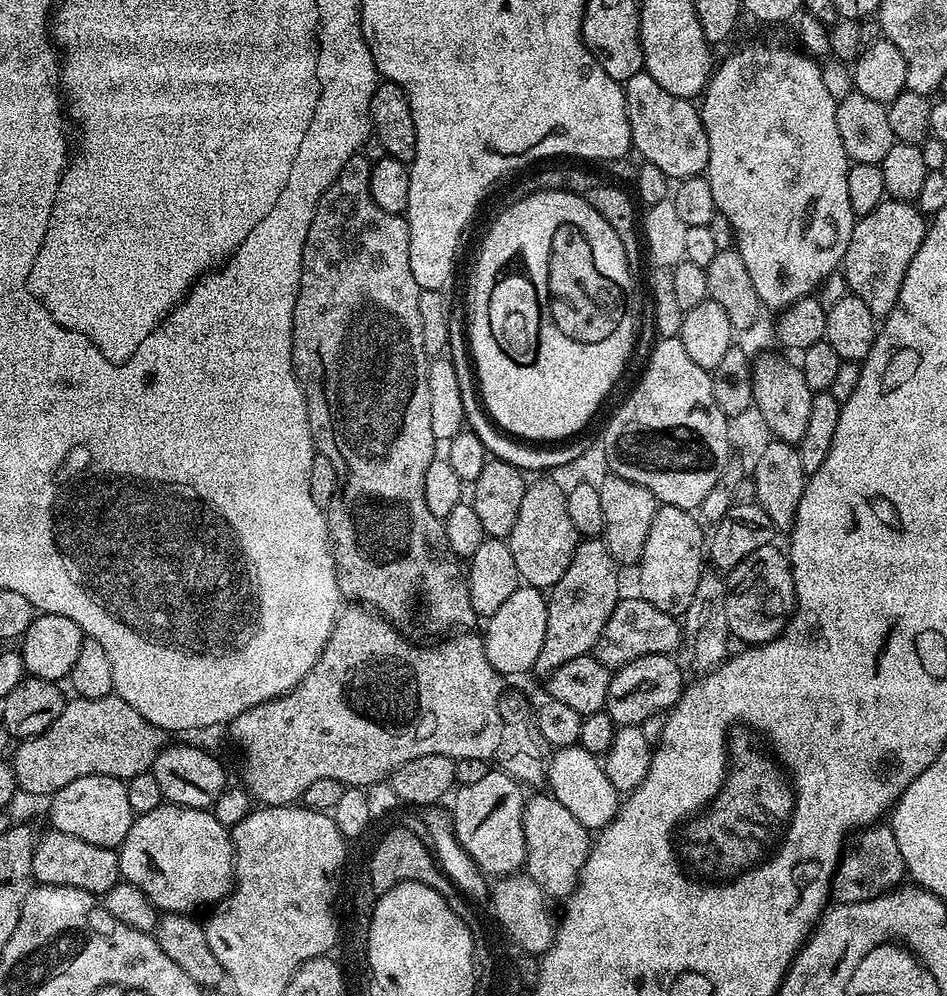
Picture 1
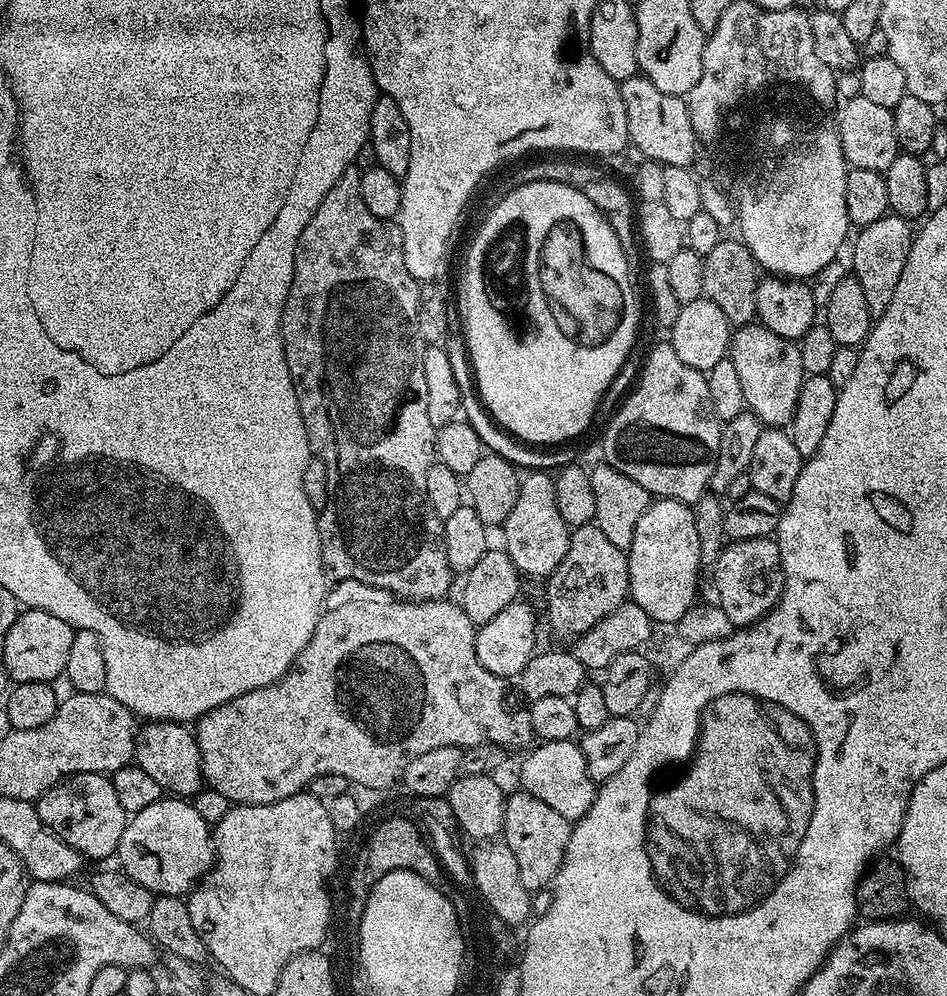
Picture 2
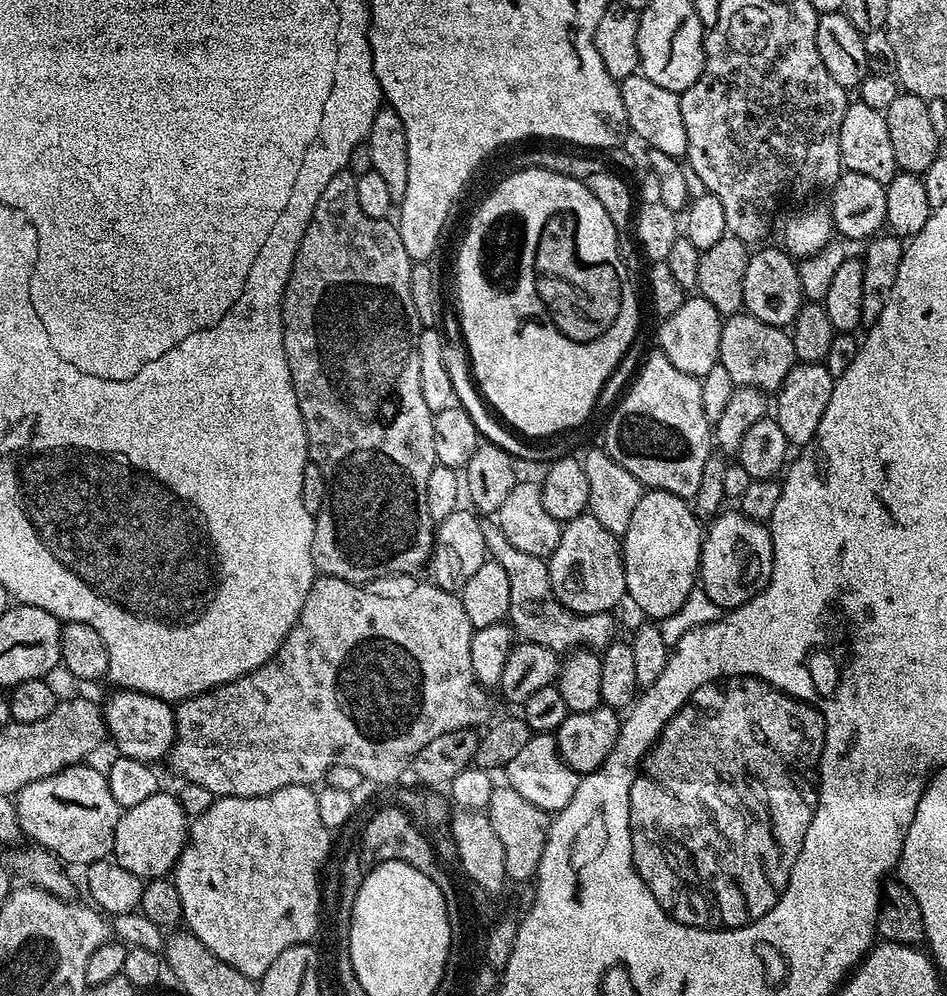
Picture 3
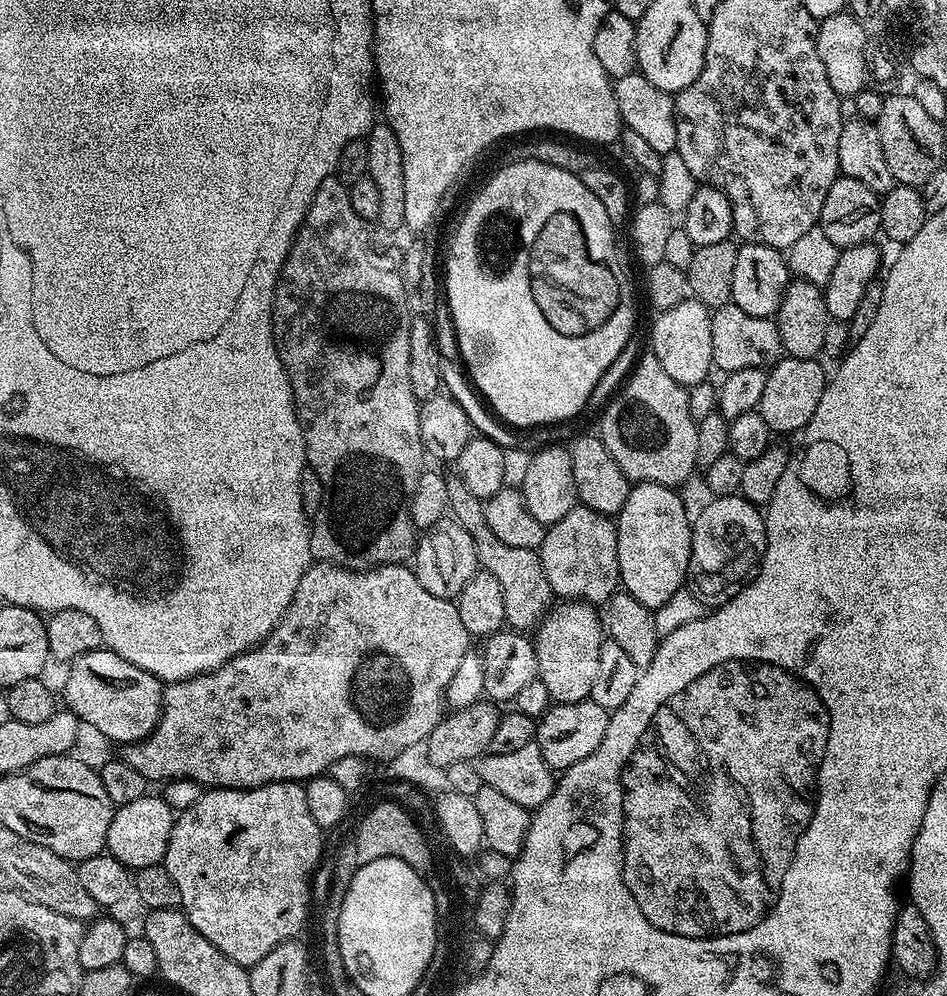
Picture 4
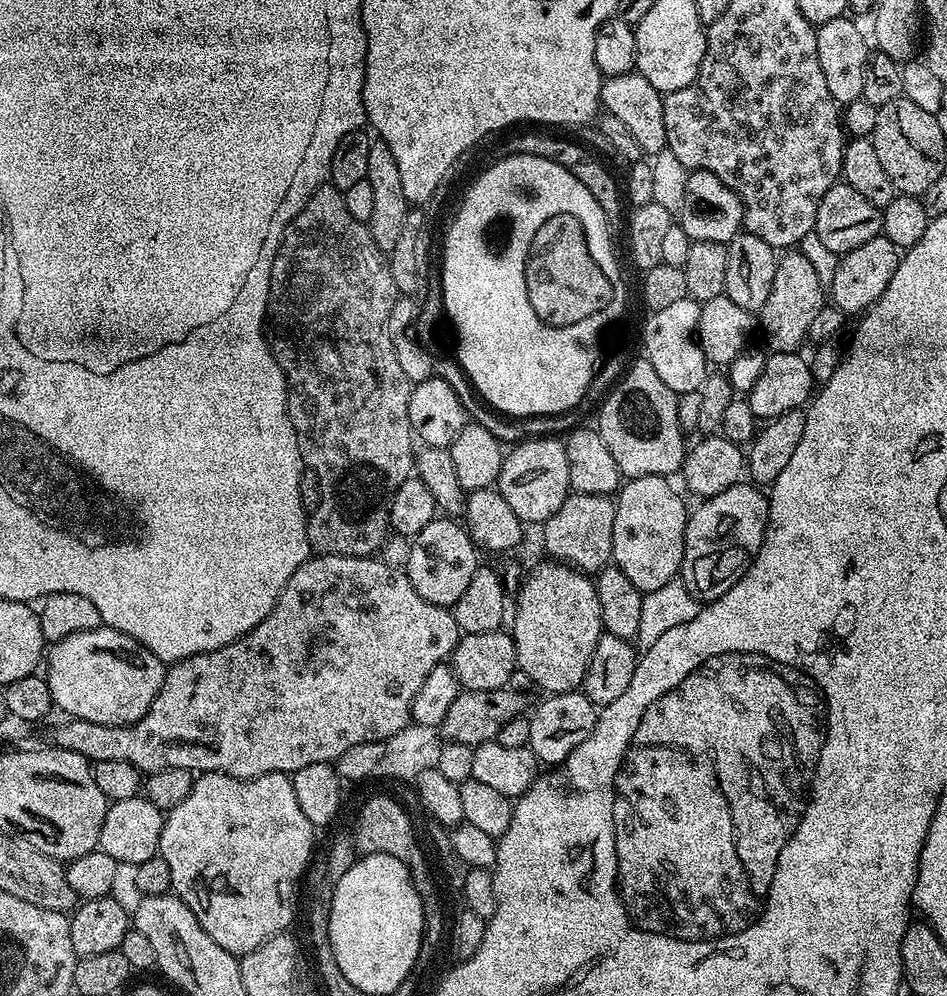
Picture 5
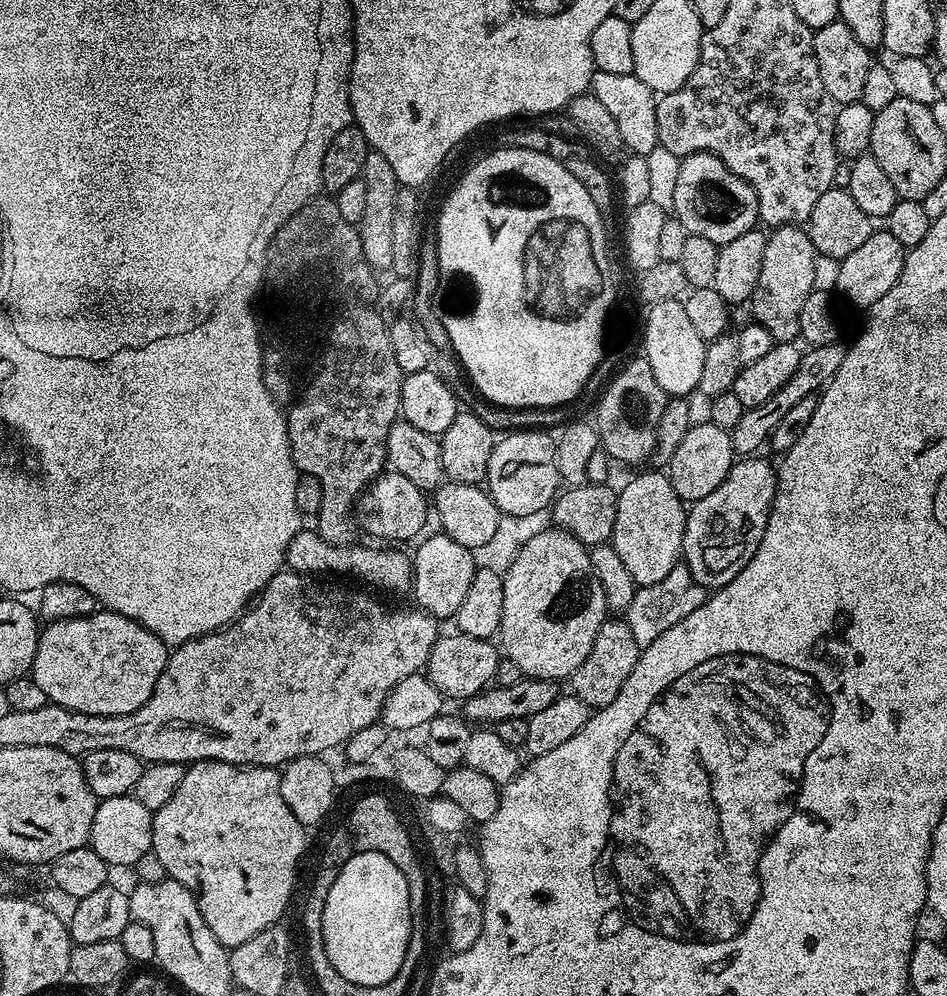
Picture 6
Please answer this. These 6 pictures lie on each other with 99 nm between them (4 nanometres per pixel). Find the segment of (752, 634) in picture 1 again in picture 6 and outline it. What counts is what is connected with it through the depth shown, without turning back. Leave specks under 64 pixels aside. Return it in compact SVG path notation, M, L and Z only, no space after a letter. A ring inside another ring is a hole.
M740 458L735 461L726 474L722 486L714 490L711 494L706 494L706 498L695 501L687 509L684 518L684 550L682 553L683 563L688 565L690 574L706 590L715 590L726 586L736 577L745 566L754 558L754 550L762 542L762 534L766 534L766 522L772 509L772 500L776 497L776 477L777 469L772 468L760 458Z

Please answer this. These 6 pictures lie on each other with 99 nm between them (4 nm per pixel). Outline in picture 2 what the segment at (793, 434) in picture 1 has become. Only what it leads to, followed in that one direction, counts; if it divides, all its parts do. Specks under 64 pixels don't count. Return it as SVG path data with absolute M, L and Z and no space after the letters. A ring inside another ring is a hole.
M753 322L741 325L733 333L728 357L737 371L745 407L755 413L767 427L787 427L797 408L798 392L806 375L799 345Z

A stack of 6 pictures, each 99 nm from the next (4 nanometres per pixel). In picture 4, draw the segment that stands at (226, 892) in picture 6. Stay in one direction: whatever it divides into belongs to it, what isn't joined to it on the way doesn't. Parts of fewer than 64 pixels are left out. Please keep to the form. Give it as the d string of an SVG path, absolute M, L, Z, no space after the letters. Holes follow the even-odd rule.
M283 780L256 788L207 789L185 812L175 817L170 842L162 861L178 886L180 908L198 934L202 934L226 958L251 966L262 962L274 946L290 940L304 920L304 880L316 860L316 850L326 845L316 840L316 824L306 806L304 784Z

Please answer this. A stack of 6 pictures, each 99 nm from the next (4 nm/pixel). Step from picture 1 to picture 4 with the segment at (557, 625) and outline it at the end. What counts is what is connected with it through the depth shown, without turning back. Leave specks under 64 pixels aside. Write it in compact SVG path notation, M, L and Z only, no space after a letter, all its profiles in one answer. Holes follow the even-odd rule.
M583 506L574 507L570 510L570 514L566 514L566 518L558 518L558 522L547 525L538 551L549 586L557 597L565 601L603 606L621 587L618 570L618 538L616 525L611 516L603 516Z

